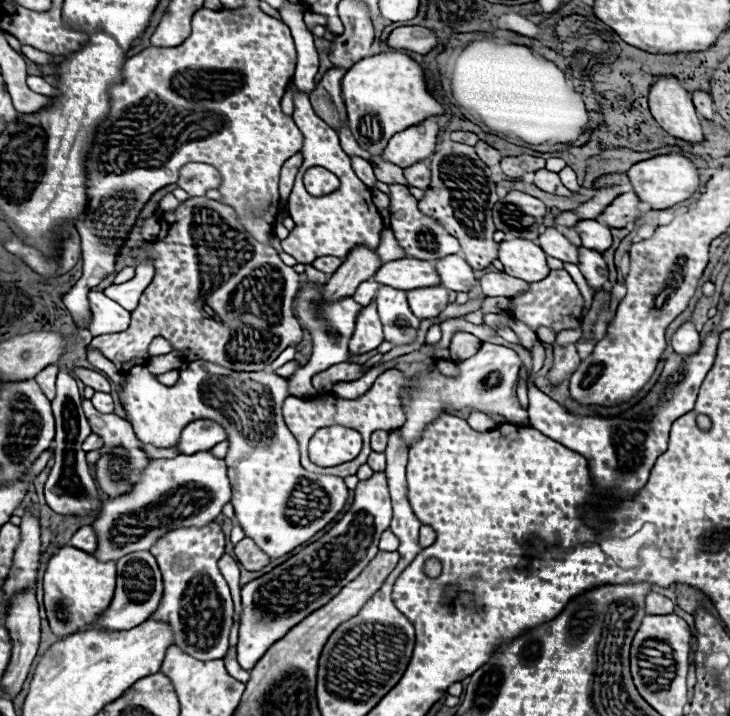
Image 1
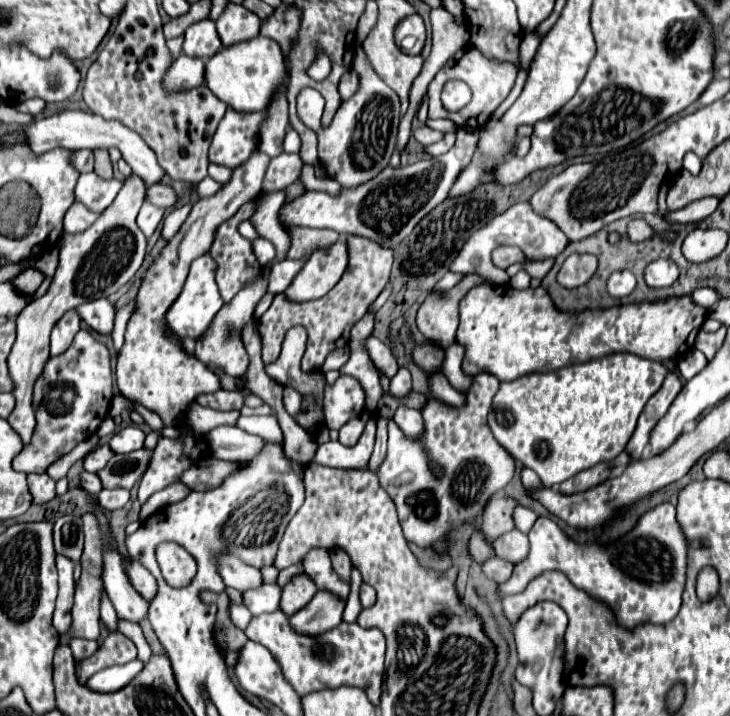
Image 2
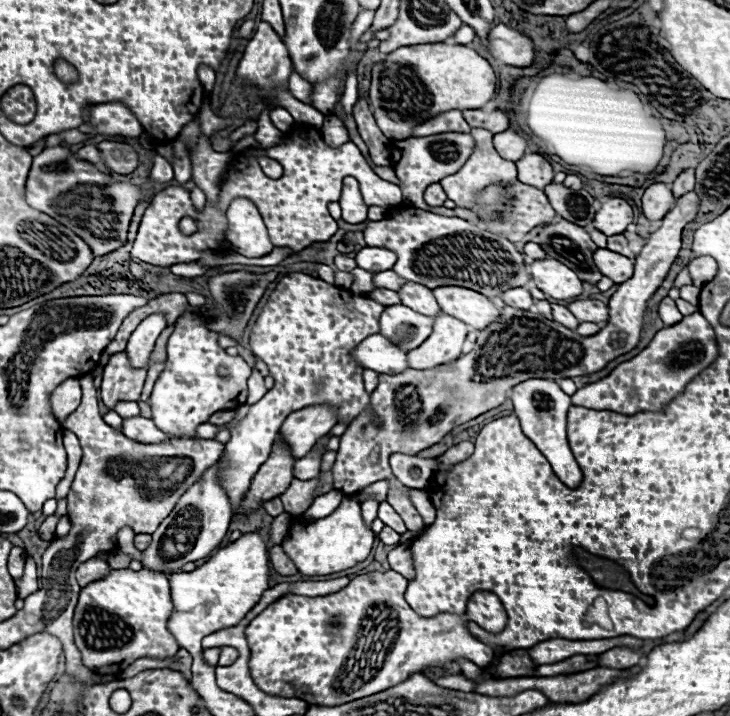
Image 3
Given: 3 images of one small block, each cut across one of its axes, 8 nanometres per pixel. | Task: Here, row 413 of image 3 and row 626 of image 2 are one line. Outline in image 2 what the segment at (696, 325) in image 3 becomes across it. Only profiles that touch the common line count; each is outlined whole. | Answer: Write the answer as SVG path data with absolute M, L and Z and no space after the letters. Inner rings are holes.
M670 502L646 512L632 532L608 548L578 546L550 518L538 518L528 538L530 554L524 562L516 564L512 578L500 584L502 596L522 592L532 578L546 570L560 570L576 588L584 590L596 602L608 604L616 624L626 630L634 630L640 624L668 624L682 606L686 560L692 542L684 536L676 520L676 506Z

